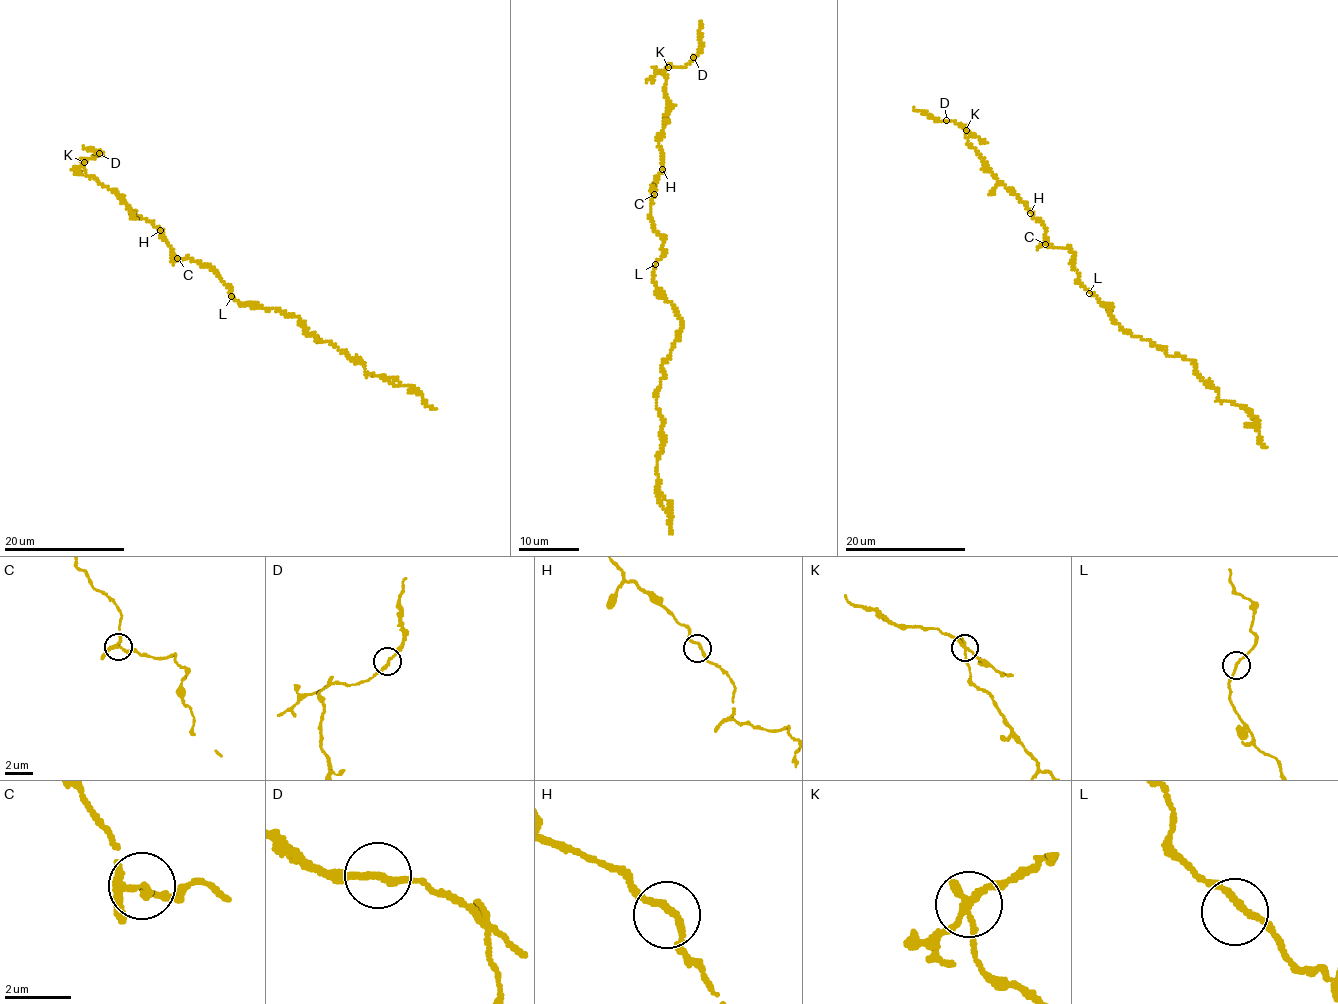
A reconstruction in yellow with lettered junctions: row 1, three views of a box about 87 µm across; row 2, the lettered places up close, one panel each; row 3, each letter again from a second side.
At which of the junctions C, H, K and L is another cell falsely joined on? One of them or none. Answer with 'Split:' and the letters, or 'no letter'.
Split: K

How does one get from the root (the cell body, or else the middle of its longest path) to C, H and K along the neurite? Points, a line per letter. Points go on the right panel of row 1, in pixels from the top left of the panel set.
C: (1090, 291), (1078, 281), (1069, 248), (1055, 248), (1045, 243)
H: (1090, 291), (1078, 281), (1069, 248), (1046, 245), (1046, 229), (1030, 213)
K: (1090, 291), (1078, 281), (1069, 248), (1046, 245), (1042, 224), (1013, 192), (996, 181), (970, 147), (966, 129)

